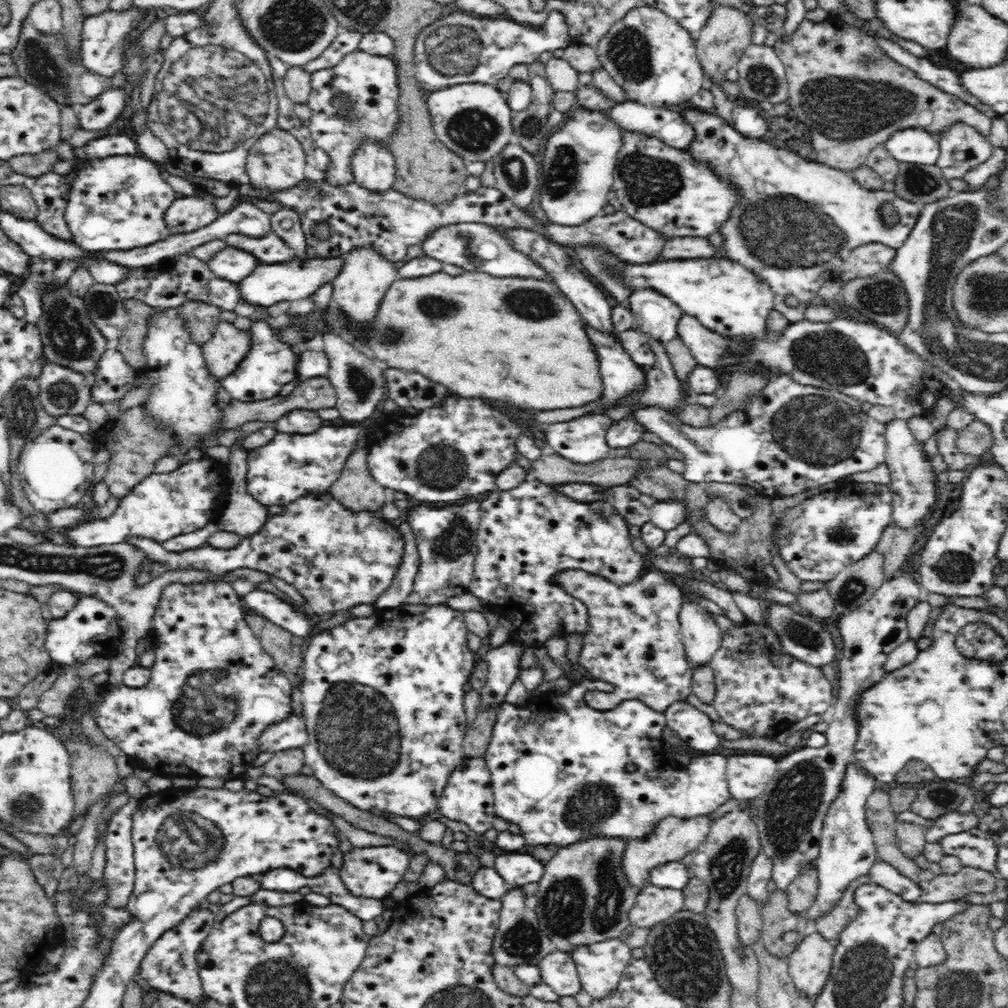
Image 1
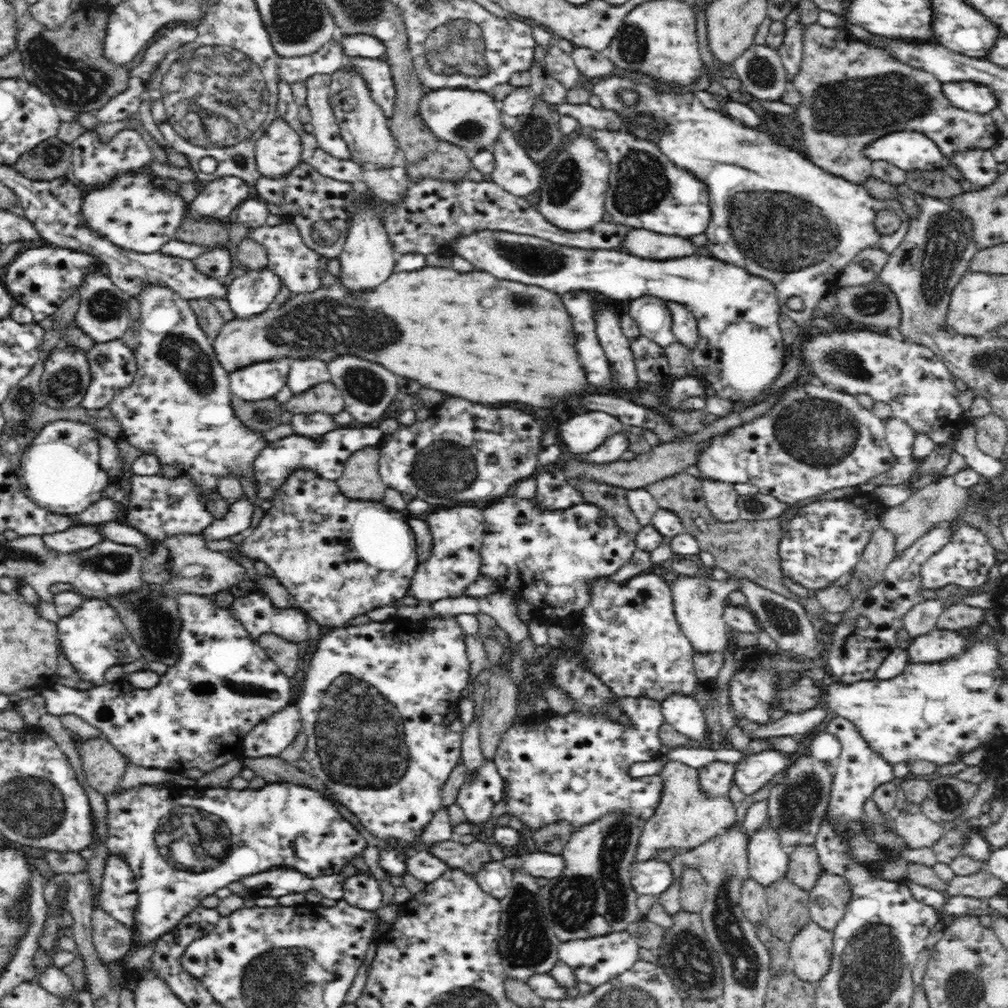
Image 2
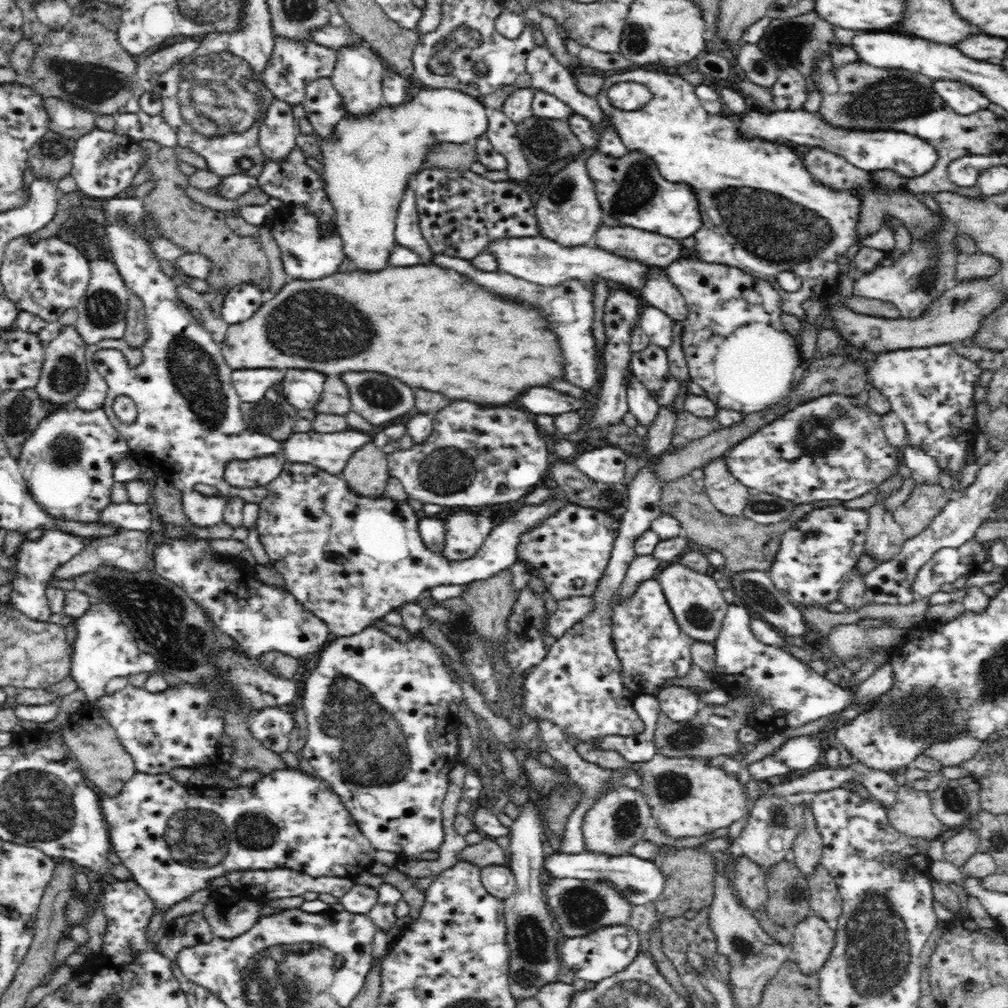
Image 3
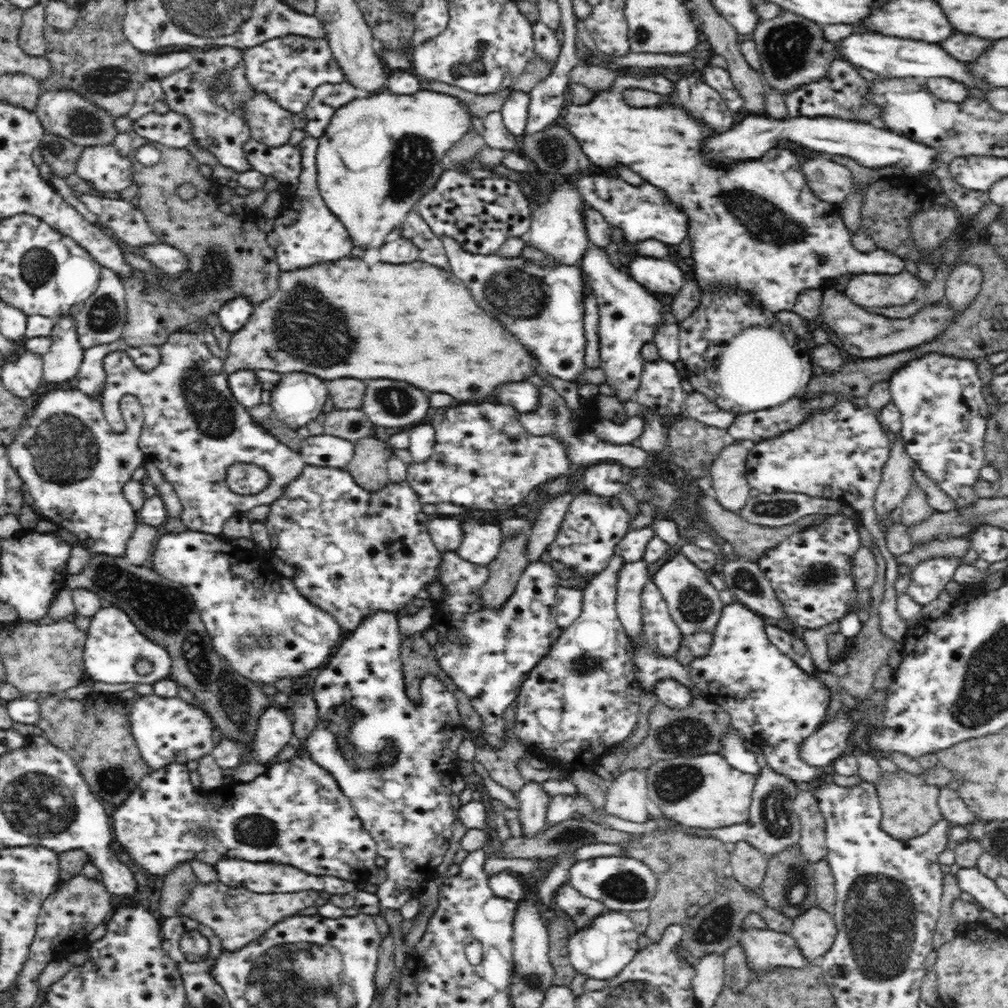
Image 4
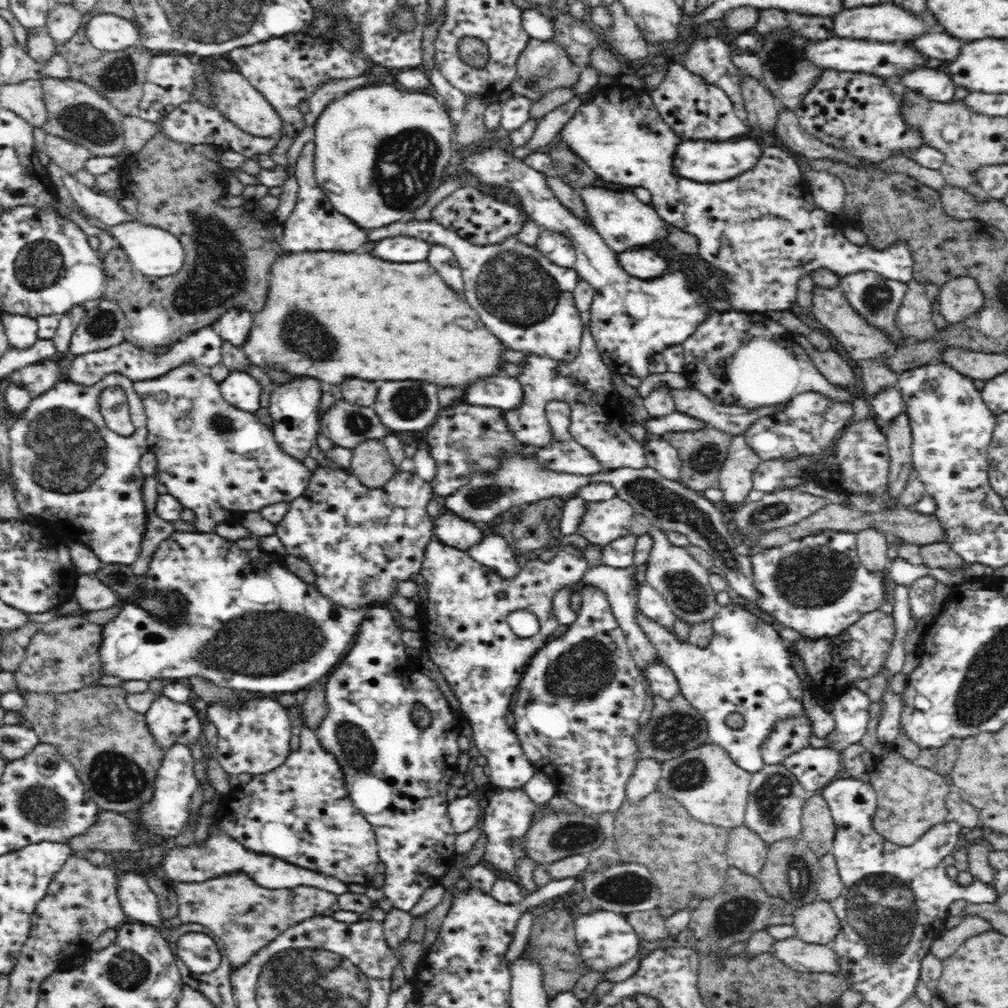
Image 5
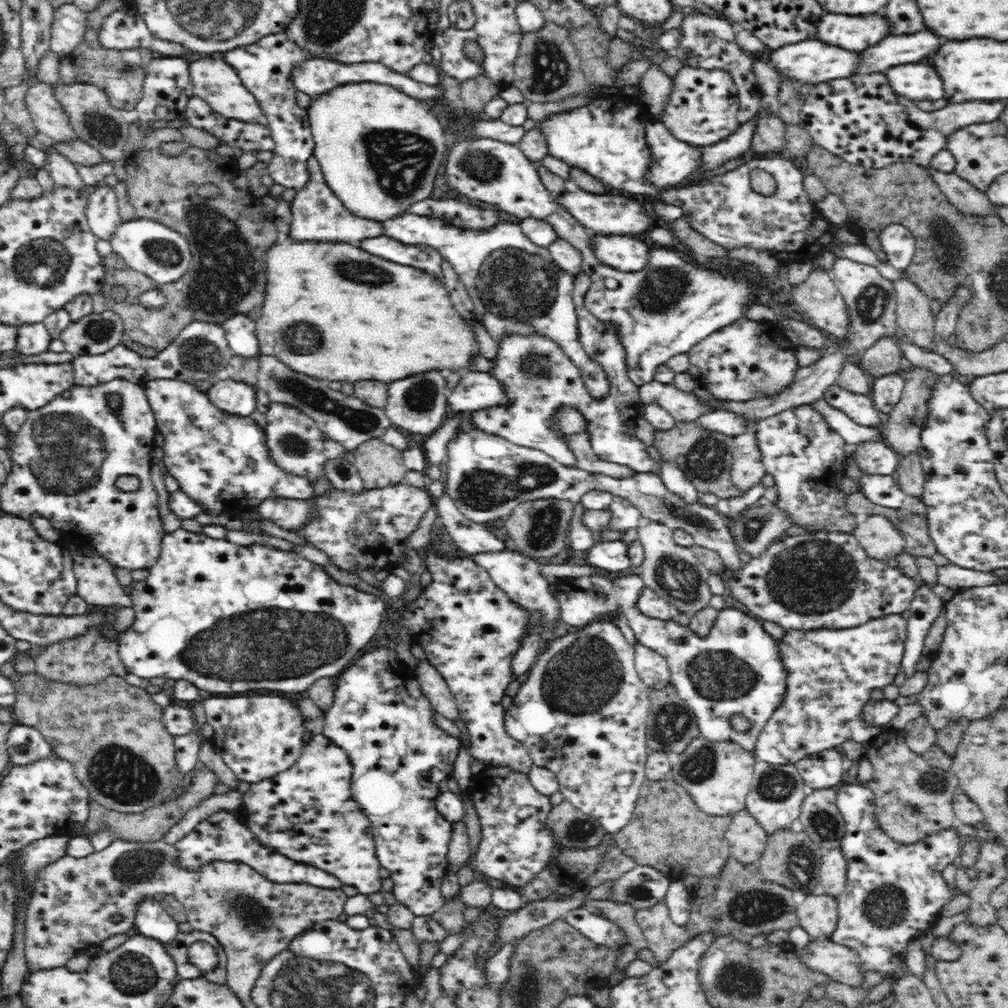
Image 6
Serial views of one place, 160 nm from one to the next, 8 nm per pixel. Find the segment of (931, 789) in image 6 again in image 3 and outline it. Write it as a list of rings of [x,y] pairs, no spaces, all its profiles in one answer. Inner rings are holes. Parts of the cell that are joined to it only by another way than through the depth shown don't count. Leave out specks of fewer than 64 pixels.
[[[908,783],[898,790],[898,802],[887,810],[890,824],[912,838],[938,838],[947,826],[931,810],[930,794],[918,792]]]

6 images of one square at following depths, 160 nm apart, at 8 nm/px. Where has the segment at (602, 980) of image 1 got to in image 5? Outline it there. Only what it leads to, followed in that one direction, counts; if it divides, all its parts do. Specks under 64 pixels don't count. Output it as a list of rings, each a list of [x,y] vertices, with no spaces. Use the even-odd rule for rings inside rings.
[[[593,910],[590,913],[573,917],[573,921],[580,954],[583,955],[586,965],[592,970],[604,974],[626,964],[632,958],[640,956],[638,945],[641,940],[622,913]]]

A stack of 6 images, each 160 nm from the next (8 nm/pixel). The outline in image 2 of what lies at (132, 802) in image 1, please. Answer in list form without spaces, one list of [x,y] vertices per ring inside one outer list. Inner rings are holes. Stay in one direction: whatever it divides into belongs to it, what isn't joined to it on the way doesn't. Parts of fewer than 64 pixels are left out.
[[[108,855],[98,899],[106,913],[132,929],[138,906],[137,880],[124,857]]]

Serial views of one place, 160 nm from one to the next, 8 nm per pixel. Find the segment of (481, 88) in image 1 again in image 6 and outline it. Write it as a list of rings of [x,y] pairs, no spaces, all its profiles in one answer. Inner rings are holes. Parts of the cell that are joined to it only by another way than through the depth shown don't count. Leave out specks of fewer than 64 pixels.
[[[343,83],[313,99],[308,113],[315,142],[313,155],[320,163],[324,183],[354,216],[381,223],[403,215],[414,203],[432,195],[439,182],[449,140],[444,126],[431,111],[430,102],[418,100],[387,83]]]

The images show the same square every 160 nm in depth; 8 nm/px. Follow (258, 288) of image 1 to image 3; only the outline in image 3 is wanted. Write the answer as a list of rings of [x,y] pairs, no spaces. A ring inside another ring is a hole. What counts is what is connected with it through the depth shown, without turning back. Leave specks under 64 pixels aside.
[[[244,283],[228,290],[221,309],[224,321],[230,326],[249,320],[263,306],[266,296],[254,283]]]

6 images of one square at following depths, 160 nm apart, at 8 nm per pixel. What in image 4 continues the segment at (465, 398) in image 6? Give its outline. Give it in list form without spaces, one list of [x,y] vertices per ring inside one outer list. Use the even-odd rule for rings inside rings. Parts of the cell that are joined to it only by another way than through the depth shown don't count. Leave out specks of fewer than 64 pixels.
[[[514,382],[514,384],[504,384],[502,388],[498,388],[498,400],[502,404],[513,406],[520,413],[535,411],[540,406],[540,391],[536,389],[534,384],[530,382]]]

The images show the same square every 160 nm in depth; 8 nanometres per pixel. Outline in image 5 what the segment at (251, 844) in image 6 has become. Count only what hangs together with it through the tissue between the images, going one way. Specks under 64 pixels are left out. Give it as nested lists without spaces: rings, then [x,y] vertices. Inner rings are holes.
[[[212,834],[204,846],[188,846],[188,848],[170,849],[164,862],[163,872],[167,880],[177,882],[204,882],[205,879],[213,879],[218,876],[233,875],[234,872],[243,872],[260,886],[270,888],[284,888],[284,886],[312,886],[320,890],[327,890],[332,894],[344,894],[349,891],[348,885],[340,879],[331,875],[319,874],[312,870],[305,870],[303,867],[295,866],[278,858],[272,858],[267,854],[258,854],[256,851],[248,850],[237,839],[231,835]]]

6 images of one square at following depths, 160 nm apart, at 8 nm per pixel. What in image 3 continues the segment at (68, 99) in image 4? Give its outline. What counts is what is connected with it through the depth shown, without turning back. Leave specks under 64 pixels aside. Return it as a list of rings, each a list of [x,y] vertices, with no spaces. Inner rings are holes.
[[[56,97],[43,99],[49,114],[49,130],[75,141],[82,134],[97,128],[97,114],[64,102]]]

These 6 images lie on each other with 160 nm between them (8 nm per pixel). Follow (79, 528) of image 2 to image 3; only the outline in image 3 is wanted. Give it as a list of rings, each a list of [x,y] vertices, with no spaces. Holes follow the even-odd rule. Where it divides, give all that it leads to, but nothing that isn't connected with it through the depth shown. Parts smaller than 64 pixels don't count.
[[[48,530],[43,532],[36,541],[28,541],[24,538],[20,542],[19,550],[15,550],[16,558],[12,558],[11,602],[15,607],[32,620],[46,622],[53,613],[47,603],[47,590],[50,581],[58,566],[63,560],[70,560],[80,554],[86,546],[84,537],[66,534],[60,530]]]

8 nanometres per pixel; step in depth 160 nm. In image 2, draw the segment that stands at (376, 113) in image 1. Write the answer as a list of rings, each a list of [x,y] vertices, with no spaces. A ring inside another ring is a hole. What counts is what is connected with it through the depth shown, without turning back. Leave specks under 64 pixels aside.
[[[346,57],[343,68],[358,73],[364,79],[376,105],[384,111],[387,119],[392,118],[396,102],[396,87],[390,65],[381,58]],[[317,74],[305,81],[306,105],[310,109],[311,123],[314,126],[312,134],[322,150],[336,158],[348,159],[350,157],[348,145],[342,138],[330,101],[328,101],[330,83],[331,75],[328,74]]]

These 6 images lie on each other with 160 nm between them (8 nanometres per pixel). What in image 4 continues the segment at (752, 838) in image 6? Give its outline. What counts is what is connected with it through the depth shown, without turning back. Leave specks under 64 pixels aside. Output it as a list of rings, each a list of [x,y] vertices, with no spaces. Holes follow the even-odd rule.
[[[746,841],[731,845],[729,865],[733,878],[746,890],[759,892],[767,872],[768,857],[754,849]]]

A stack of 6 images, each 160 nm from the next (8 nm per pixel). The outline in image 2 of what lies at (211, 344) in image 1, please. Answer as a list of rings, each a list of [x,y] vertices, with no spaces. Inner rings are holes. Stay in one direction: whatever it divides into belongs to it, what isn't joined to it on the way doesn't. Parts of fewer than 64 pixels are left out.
[[[426,265],[422,270],[410,272],[400,271],[392,274],[384,284],[380,284],[374,292],[366,292],[360,296],[354,296],[356,292],[347,291],[343,284],[332,286],[331,288],[320,288],[312,293],[298,294],[291,296],[284,306],[278,310],[266,310],[260,316],[253,316],[249,319],[235,318],[230,322],[225,322],[219,330],[218,336],[212,341],[216,358],[220,365],[229,373],[254,364],[254,362],[274,361],[276,358],[289,357],[290,360],[296,358],[314,357],[321,361],[328,362],[330,358],[338,354],[356,354],[360,358],[372,360],[382,364],[384,368],[392,370],[398,376],[406,376],[412,380],[418,380],[422,386],[440,390],[458,398],[466,398],[470,402],[480,402],[480,404],[498,404],[498,402],[516,402],[516,404],[528,404],[534,408],[554,408],[560,402],[572,400],[580,396],[582,392],[588,390],[588,380],[586,380],[586,370],[578,360],[576,354],[576,332],[572,330],[572,318],[564,306],[560,306],[561,295],[553,293],[538,286],[524,285],[520,282],[504,281],[482,271],[473,271],[460,274],[451,268],[434,268]]]

